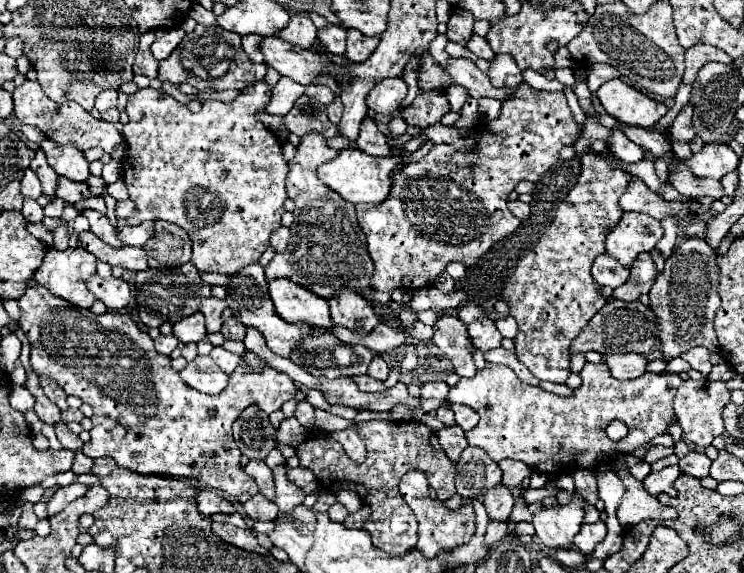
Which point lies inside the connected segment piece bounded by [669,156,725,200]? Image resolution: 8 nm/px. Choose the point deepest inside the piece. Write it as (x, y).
(682, 179)

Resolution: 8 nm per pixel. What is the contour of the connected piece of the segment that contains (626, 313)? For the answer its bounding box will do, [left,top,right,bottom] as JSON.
[571,300,657,356]

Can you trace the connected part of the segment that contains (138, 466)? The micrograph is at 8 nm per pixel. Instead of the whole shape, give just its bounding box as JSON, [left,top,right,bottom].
[17,284,295,496]

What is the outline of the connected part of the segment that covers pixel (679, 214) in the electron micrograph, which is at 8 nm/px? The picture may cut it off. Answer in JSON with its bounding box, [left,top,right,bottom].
[619,176,691,224]

